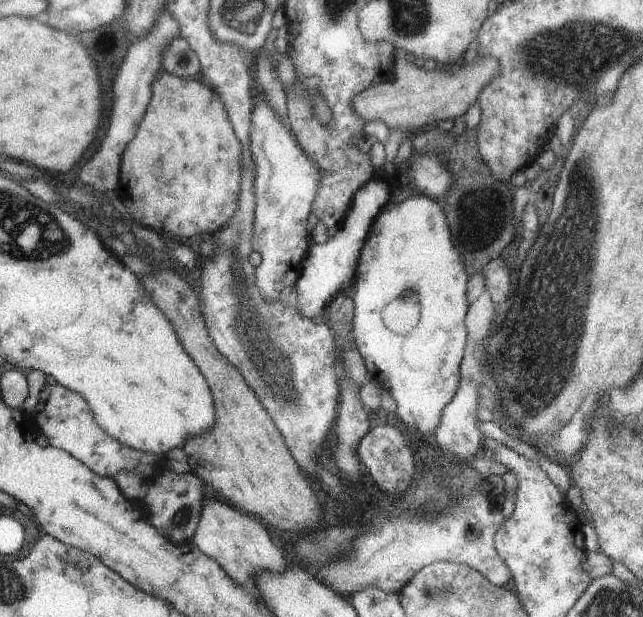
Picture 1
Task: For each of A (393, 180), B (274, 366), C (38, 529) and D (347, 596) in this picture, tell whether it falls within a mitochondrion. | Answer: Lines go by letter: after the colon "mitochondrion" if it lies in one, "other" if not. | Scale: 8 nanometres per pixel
A: other
B: mitochondrion
C: other
D: other

